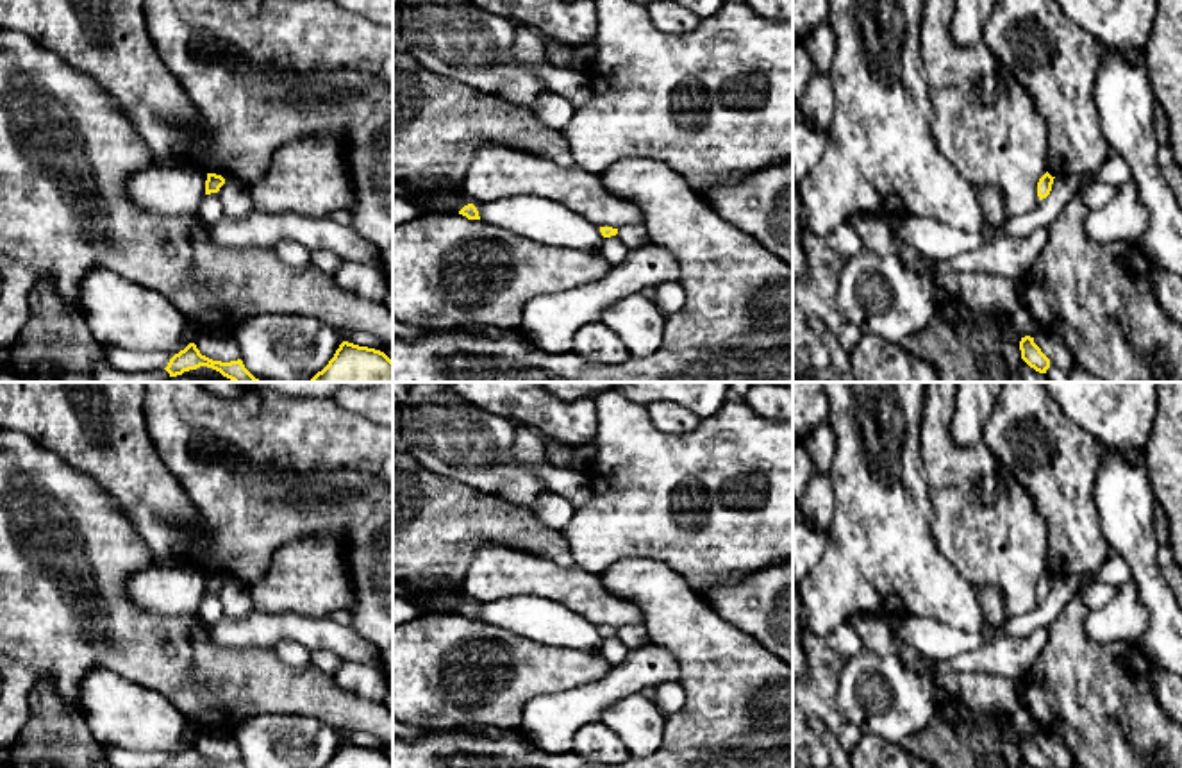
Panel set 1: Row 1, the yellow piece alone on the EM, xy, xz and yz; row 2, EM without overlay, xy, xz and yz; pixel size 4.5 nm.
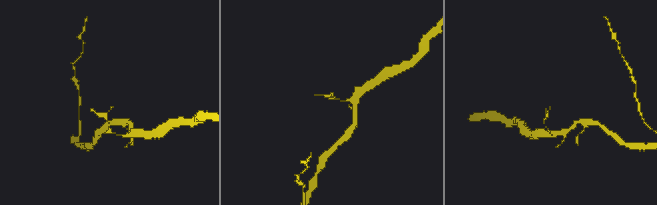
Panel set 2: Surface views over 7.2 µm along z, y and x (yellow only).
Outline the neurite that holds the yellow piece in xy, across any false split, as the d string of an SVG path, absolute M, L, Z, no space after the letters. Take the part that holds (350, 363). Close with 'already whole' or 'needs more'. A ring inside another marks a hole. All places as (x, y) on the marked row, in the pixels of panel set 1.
M343 341L329 364L307 382L393 382L393 361L380 350Z; already whole

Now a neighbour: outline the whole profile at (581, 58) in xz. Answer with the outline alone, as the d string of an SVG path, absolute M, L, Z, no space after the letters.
M591 39L584 45L571 46L566 66L586 73L596 59L596 43Z

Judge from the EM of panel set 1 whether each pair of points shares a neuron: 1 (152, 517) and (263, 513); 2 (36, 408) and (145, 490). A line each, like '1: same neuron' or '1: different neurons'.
1: different neurons
2: same neuron

